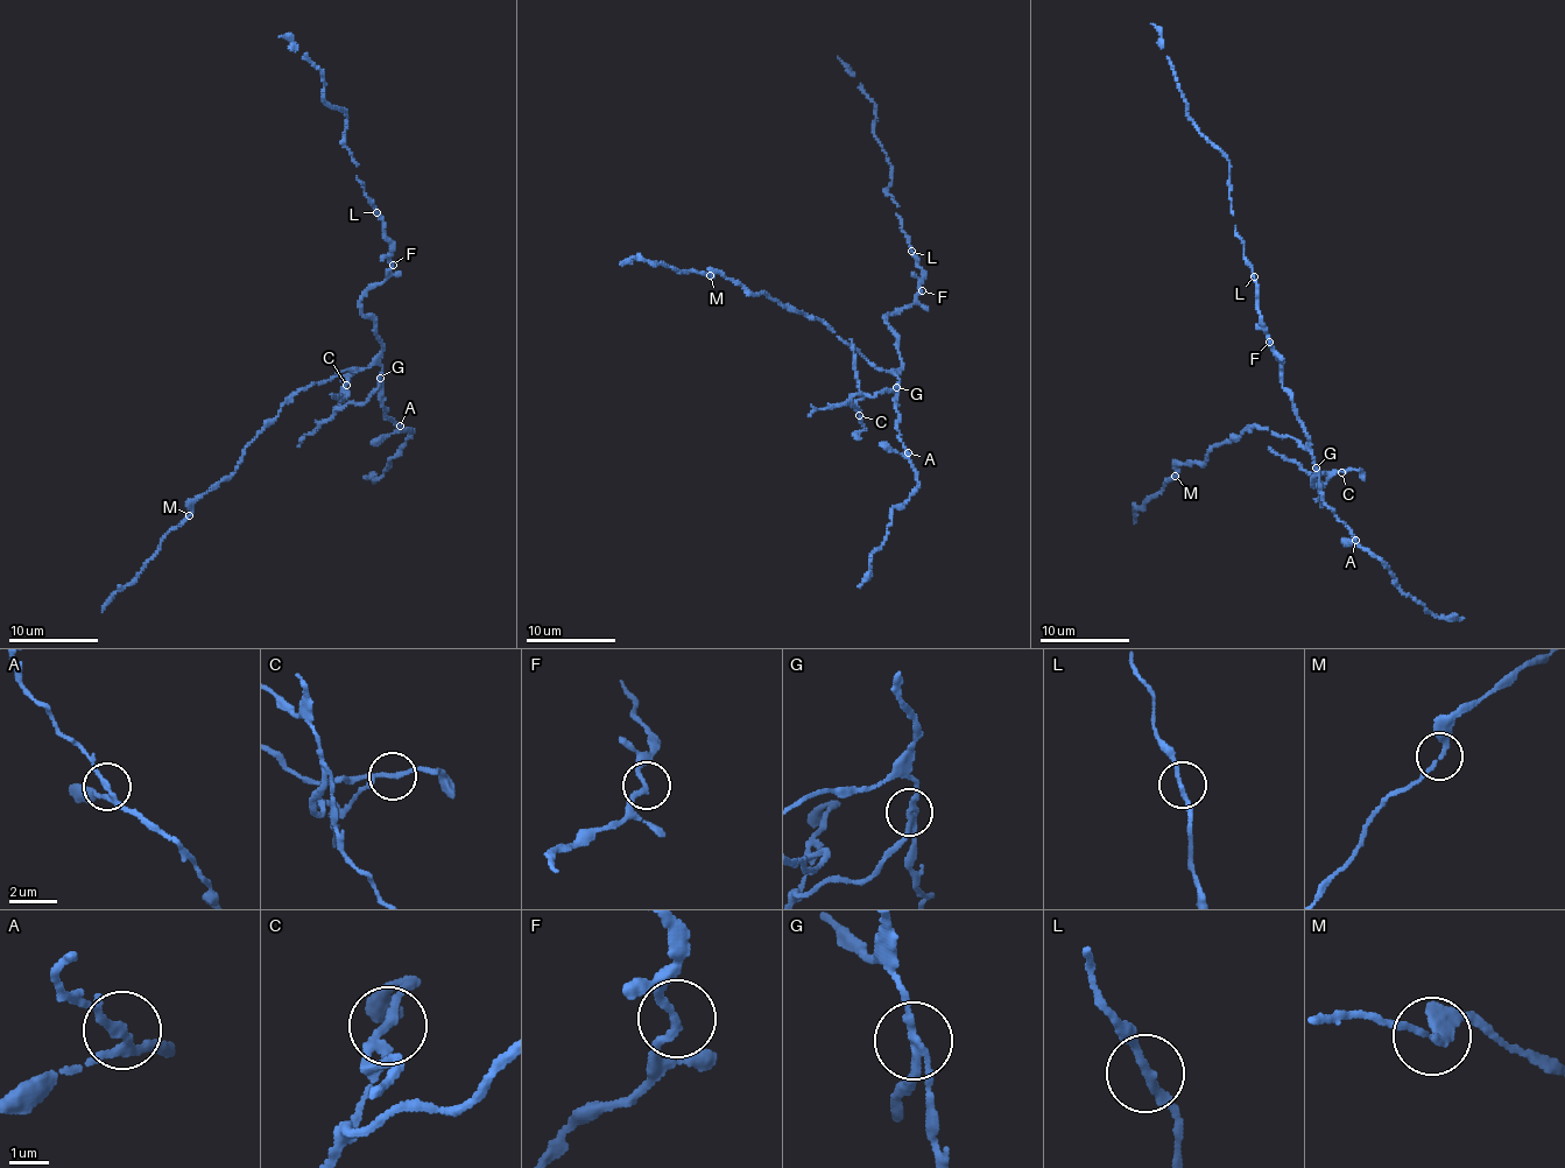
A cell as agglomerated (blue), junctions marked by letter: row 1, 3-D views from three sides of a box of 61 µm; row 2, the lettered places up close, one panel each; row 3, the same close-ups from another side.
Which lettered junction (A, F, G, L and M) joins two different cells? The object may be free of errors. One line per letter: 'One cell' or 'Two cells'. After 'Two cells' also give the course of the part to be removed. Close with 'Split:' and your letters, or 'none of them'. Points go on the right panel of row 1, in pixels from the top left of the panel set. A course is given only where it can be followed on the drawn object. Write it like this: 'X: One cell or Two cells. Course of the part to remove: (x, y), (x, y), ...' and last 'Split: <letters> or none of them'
A: One cell
F: One cell
G: Two cells. Course of the part to remove: (1315, 469), (1311, 485), (1316, 485), (1313, 480), (1318, 486), (1323, 506)
L: One cell
M: One cell
Split: G

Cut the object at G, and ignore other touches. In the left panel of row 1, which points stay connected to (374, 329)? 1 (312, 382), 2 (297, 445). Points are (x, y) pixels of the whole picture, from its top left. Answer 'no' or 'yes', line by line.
1: yes
2: no

